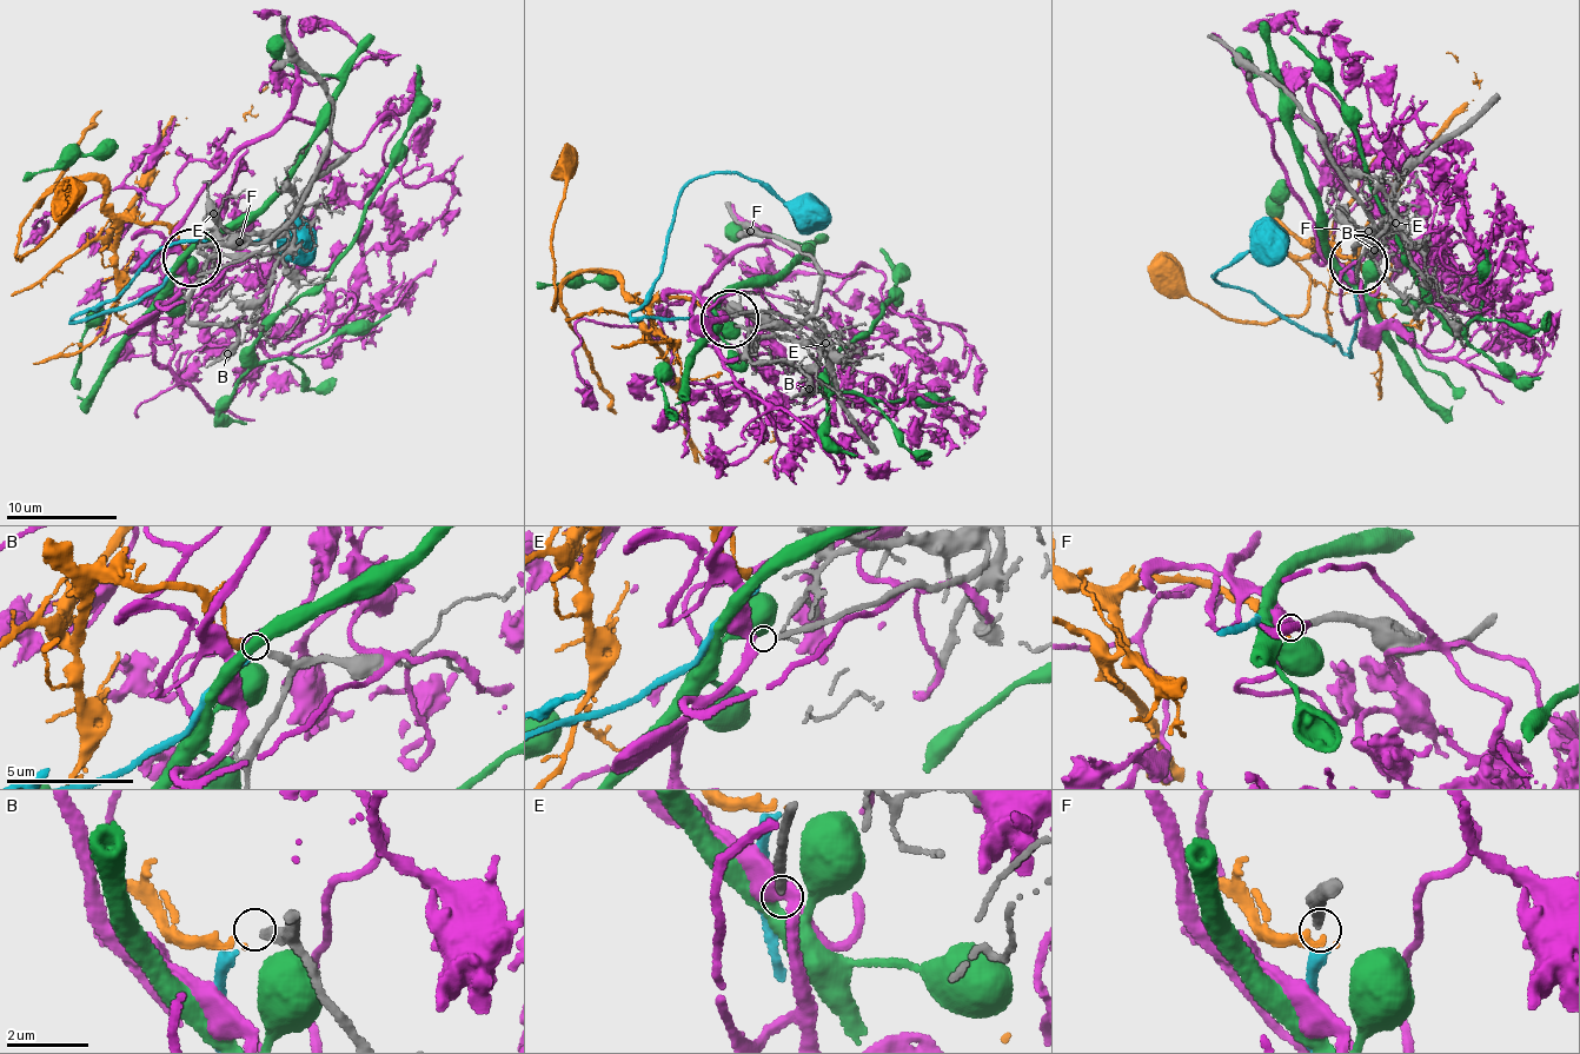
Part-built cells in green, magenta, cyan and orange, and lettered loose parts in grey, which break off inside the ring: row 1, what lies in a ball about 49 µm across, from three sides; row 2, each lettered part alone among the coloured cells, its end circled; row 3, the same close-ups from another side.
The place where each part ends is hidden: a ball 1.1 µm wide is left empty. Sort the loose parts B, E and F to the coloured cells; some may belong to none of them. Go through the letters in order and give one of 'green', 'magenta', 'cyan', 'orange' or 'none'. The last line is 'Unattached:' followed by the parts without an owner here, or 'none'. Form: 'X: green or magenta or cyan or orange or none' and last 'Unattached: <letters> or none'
B: orange
E: none
F: none
Unattached: E, F

